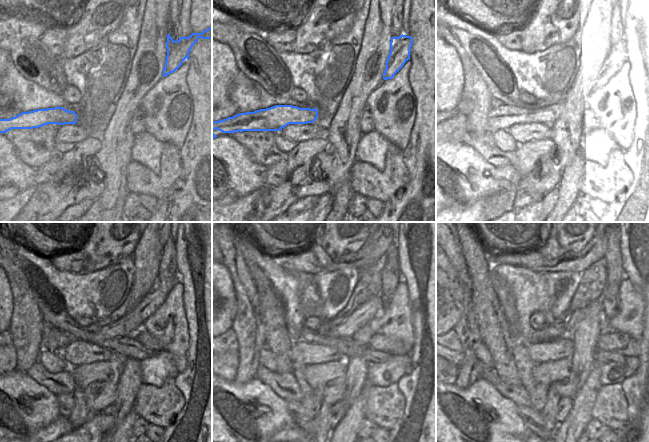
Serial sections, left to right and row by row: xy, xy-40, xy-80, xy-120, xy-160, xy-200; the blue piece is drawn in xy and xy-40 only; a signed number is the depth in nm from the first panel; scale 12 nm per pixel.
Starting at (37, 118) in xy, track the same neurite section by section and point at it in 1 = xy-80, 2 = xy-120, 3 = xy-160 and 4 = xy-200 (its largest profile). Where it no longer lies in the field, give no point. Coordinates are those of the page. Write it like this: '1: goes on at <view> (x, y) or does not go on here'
1: goes on at xy-80 (502, 117)
2: goes on at xy-120 (53, 339)
3: goes on at xy-160 (364, 312)
4: goes on at xy-200 (571, 323)

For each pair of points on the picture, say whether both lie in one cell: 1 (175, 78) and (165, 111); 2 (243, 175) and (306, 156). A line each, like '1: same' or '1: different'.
1: same
2: different

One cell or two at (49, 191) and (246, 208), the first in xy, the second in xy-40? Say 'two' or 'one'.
two

